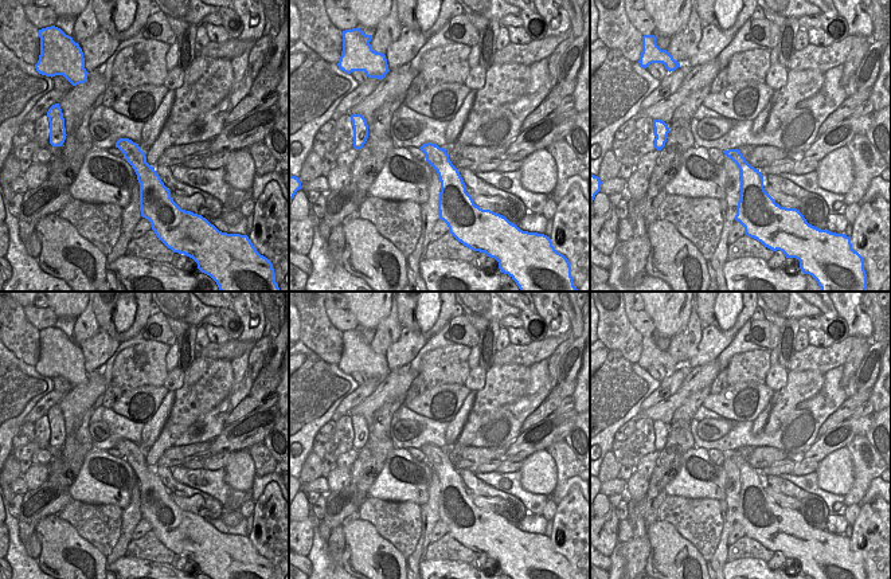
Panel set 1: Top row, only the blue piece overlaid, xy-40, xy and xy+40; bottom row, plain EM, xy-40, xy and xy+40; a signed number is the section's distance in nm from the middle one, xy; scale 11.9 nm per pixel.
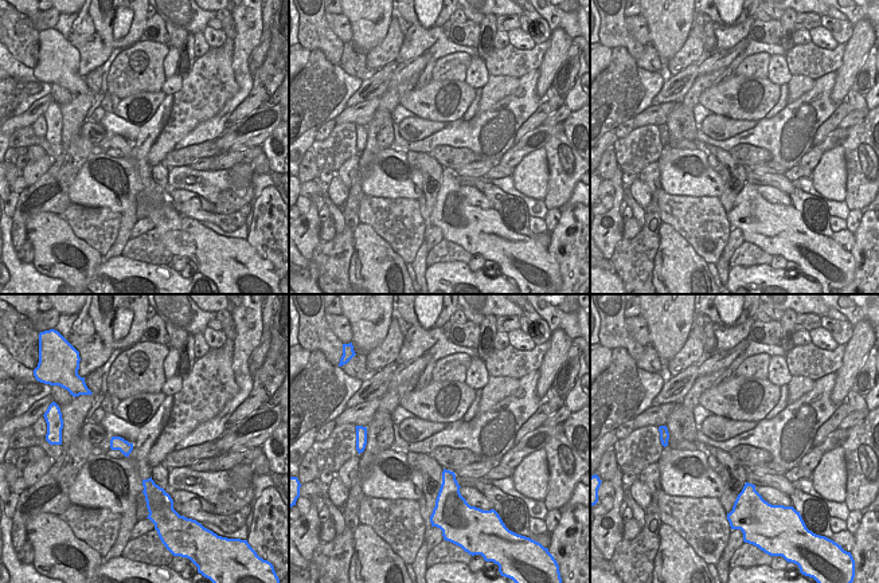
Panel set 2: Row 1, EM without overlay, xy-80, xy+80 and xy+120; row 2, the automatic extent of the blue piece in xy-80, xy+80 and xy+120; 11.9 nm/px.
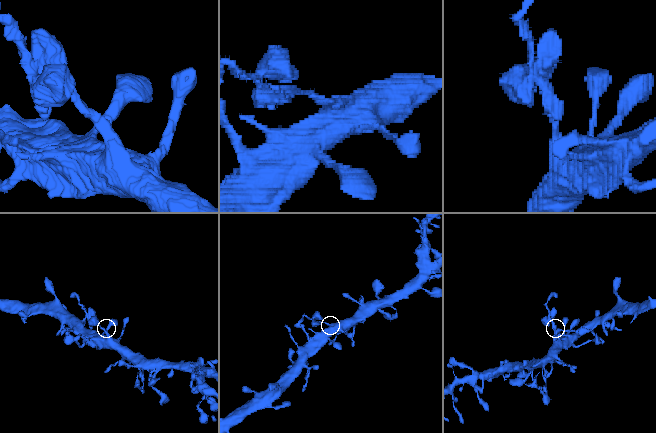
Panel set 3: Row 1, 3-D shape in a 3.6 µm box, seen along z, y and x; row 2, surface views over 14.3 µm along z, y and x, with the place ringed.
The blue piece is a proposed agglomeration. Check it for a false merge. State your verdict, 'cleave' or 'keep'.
cleave

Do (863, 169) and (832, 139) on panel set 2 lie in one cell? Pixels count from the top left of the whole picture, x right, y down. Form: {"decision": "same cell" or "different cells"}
{"decision": "different cells"}

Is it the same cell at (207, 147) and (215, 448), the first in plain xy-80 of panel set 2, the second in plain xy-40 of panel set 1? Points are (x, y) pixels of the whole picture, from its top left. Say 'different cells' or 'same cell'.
different cells

